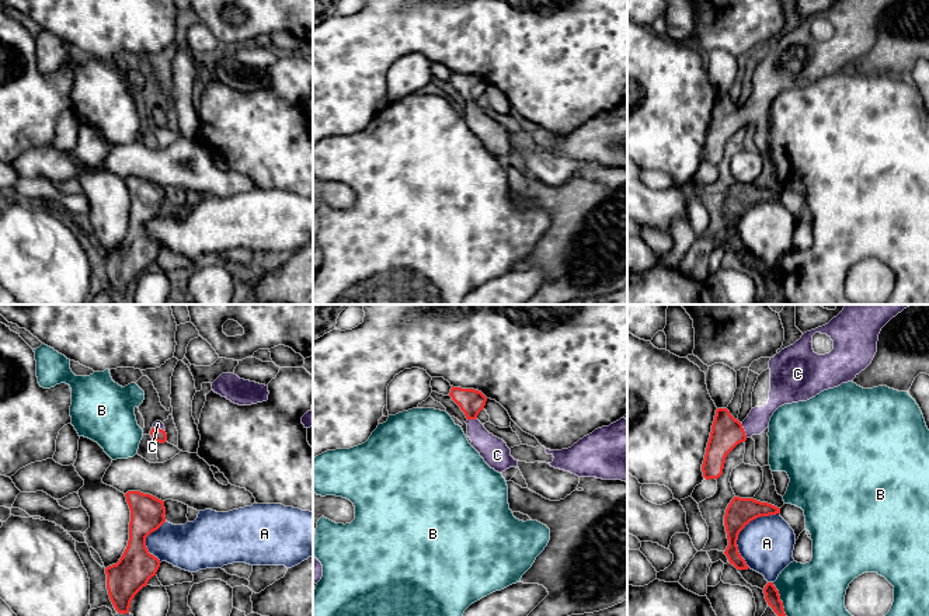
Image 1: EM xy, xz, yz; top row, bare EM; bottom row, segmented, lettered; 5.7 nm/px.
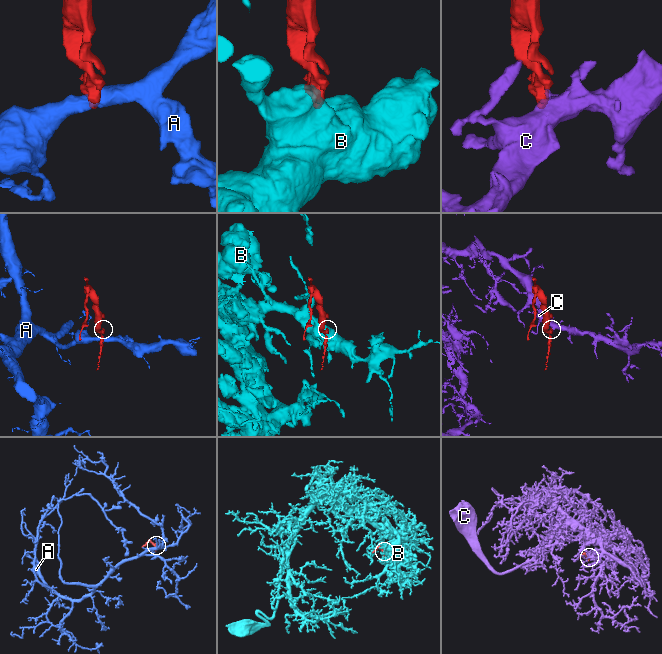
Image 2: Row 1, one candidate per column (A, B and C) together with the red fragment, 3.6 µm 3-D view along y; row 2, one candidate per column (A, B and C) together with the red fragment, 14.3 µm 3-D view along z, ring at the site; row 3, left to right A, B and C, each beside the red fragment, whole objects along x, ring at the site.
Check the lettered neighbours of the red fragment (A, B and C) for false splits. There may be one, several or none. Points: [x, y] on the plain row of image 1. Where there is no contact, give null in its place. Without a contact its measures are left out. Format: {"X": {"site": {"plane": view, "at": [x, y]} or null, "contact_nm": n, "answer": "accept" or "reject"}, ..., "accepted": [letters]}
{"A": {"site": {"plane": "yz", "at": [741, 215]}, "contact_nm": 360, "answer": "reject"}, "B": {"site": {"plane": "yz", "at": [780, 286]}, "contact_nm": 220, "answer": "reject"}, "C": {"site": {"plane": "yz", "at": [743, 115]}, "contact_nm": 100, "answer": "accept"}, "accepted": ["C"]}

